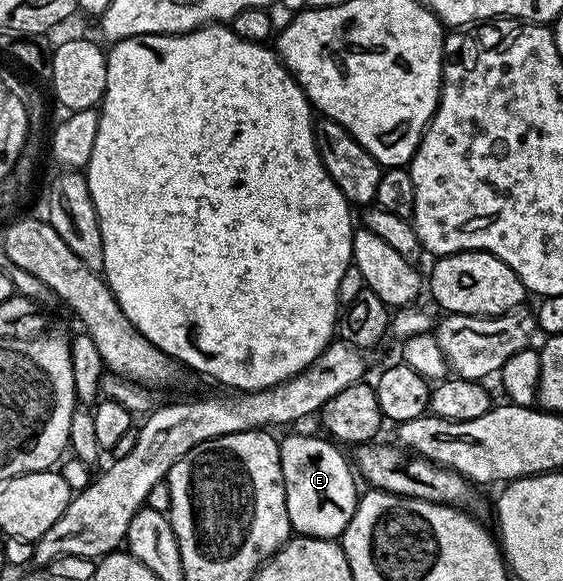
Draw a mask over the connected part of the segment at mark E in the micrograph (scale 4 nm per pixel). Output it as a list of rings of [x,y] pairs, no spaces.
[[[295,433],[292,437],[279,441],[287,510],[292,530],[296,534],[339,539],[342,538],[349,519],[353,519],[357,477],[352,462],[343,458],[342,451],[344,452],[334,440],[323,435],[306,437],[303,433]]]

